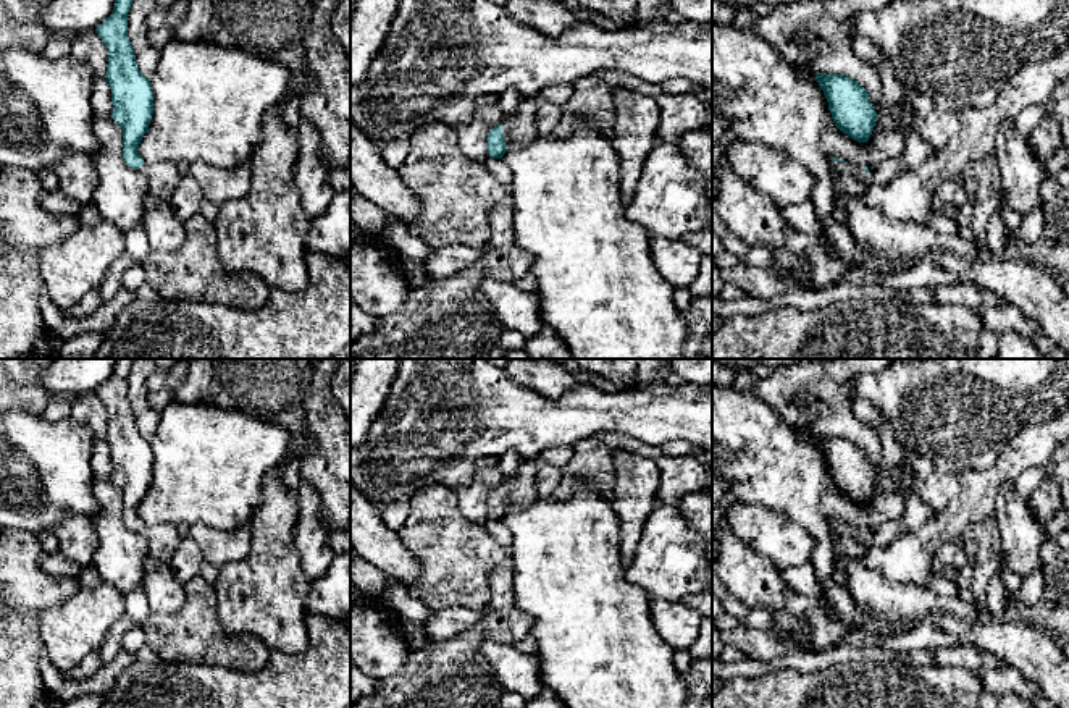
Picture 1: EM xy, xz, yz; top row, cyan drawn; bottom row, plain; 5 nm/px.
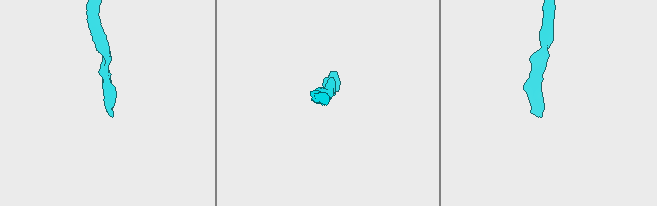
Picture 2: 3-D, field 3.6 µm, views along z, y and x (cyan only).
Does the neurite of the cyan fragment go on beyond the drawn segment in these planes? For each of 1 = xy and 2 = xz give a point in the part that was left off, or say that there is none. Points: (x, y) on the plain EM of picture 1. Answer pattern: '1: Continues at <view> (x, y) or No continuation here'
1: Continues at xy (163, 539)
2: Continues at xz (520, 488)

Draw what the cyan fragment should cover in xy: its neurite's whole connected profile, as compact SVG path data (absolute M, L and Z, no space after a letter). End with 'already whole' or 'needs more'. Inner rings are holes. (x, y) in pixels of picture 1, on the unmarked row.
M115 359L111 377L95 391L108 411L107 443L111 451L111 478L123 493L123 520L139 532L150 546L149 561L170 563L179 546L174 525L145 525L137 509L153 477L153 451L136 424L128 399L128 375L134 359Z | needs more

